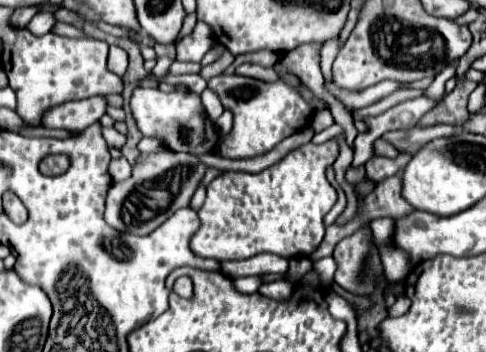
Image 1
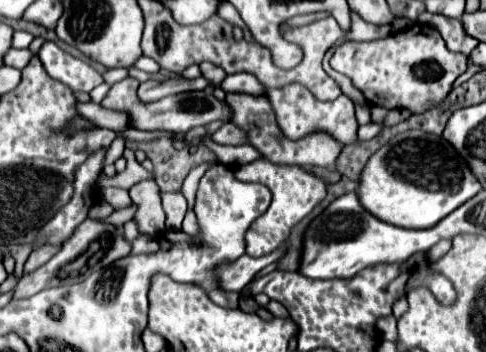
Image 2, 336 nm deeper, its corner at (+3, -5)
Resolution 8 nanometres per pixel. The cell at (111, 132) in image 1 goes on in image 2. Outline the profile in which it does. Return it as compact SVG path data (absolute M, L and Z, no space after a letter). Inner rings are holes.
M147 178L137 182L129 190L129 196L139 206L135 220L139 222L141 232L151 236L161 236L165 232L165 212L161 208L159 186L155 184L155 180Z

